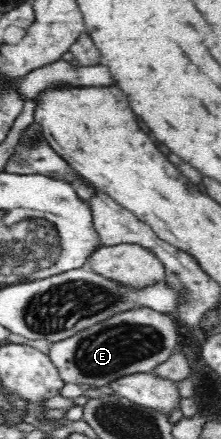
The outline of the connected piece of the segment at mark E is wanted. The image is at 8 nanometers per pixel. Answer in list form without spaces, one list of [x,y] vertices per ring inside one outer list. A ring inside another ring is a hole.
[[[149,308],[128,310],[106,319],[106,322],[90,326],[72,338],[53,343],[48,355],[63,384],[76,384],[83,389],[90,386],[104,388],[118,378],[149,373],[166,362],[176,352],[178,329],[179,324],[165,314]]]

